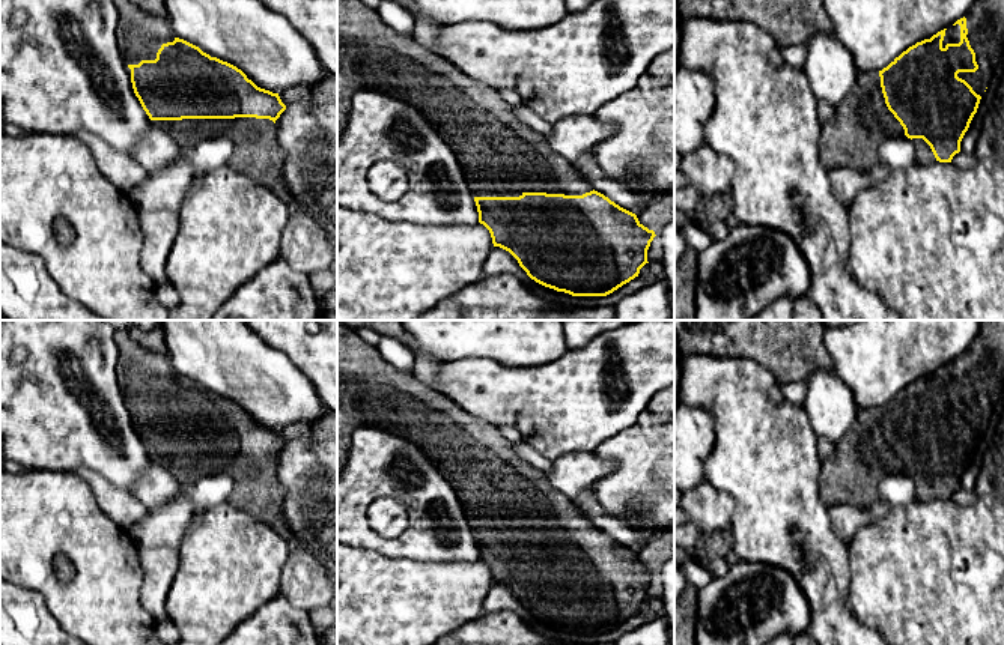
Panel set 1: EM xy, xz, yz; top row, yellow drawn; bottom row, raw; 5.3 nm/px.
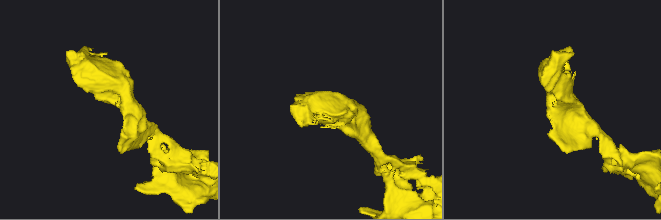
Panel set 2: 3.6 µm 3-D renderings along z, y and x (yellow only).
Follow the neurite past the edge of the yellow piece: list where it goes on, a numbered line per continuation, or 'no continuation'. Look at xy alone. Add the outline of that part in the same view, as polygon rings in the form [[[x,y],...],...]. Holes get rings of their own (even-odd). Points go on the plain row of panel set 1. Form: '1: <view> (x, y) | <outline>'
1: xy (256, 490) | [[[256,454],[182,456],[152,457],[152,462],[170,471],[188,489],[203,475],[229,474],[233,478],[233,490],[227,502],[269,525],[288,541],[292,540],[281,510],[284,489],[277,478],[272,457]]]

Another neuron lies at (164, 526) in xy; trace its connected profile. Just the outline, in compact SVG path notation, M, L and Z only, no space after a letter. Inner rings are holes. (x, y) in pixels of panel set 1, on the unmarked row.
M184 490L167 504L151 508L149 514L128 531L138 549L169 547L179 550L196 513L191 490Z

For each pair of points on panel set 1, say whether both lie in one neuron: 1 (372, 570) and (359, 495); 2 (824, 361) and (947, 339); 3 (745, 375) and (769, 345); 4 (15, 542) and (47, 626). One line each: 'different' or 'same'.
1: different
2: different
3: different
4: different

